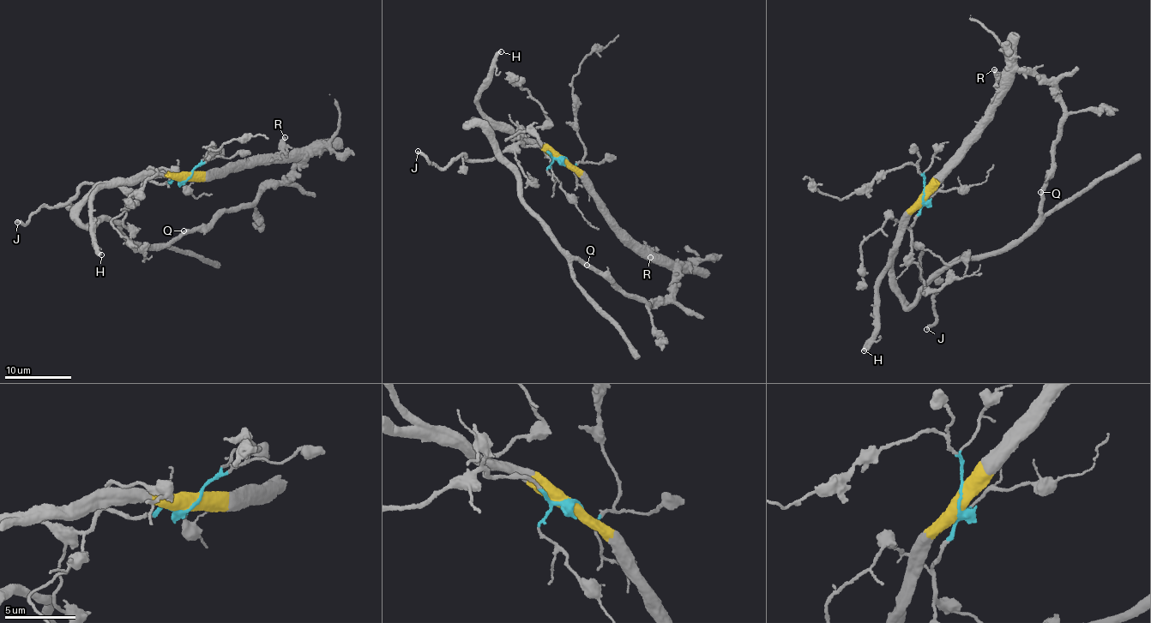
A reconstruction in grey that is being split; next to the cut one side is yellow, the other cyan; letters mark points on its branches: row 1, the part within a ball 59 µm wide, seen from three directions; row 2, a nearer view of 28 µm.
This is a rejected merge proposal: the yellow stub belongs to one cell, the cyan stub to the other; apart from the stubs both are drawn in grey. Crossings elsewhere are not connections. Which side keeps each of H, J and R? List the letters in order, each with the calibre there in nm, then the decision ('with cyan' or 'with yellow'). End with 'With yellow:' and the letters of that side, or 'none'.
H: 400 nm thick; with yellow
J: 300 nm thick; with cyan
R: 400 nm thick; with yellow
With yellow: H, R

